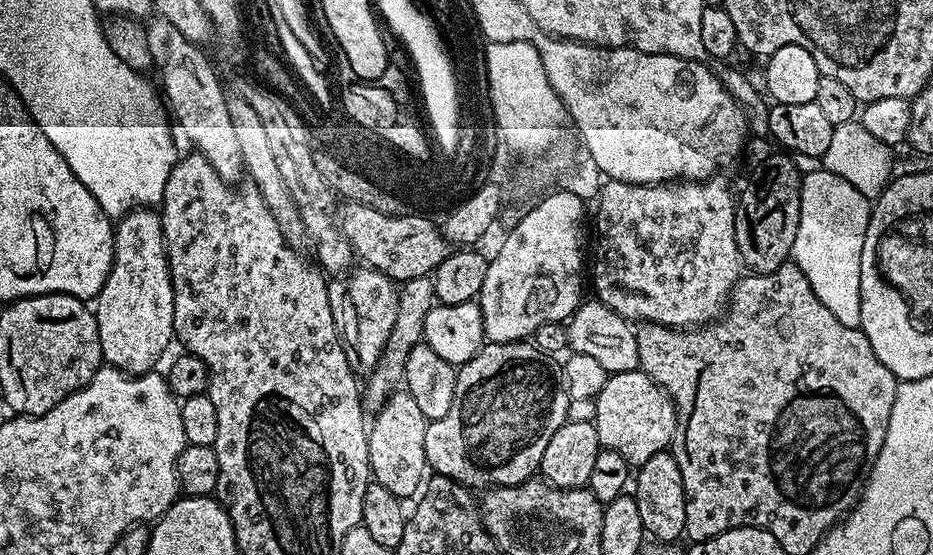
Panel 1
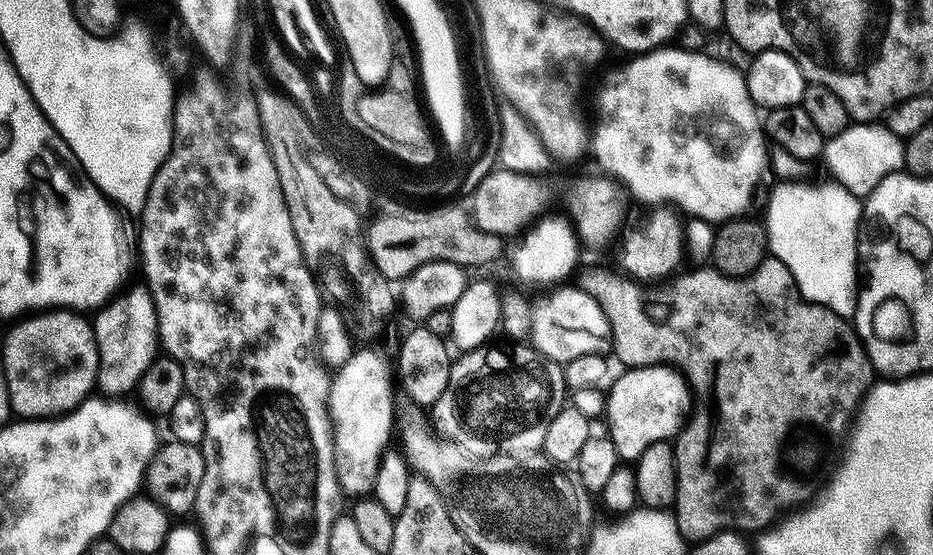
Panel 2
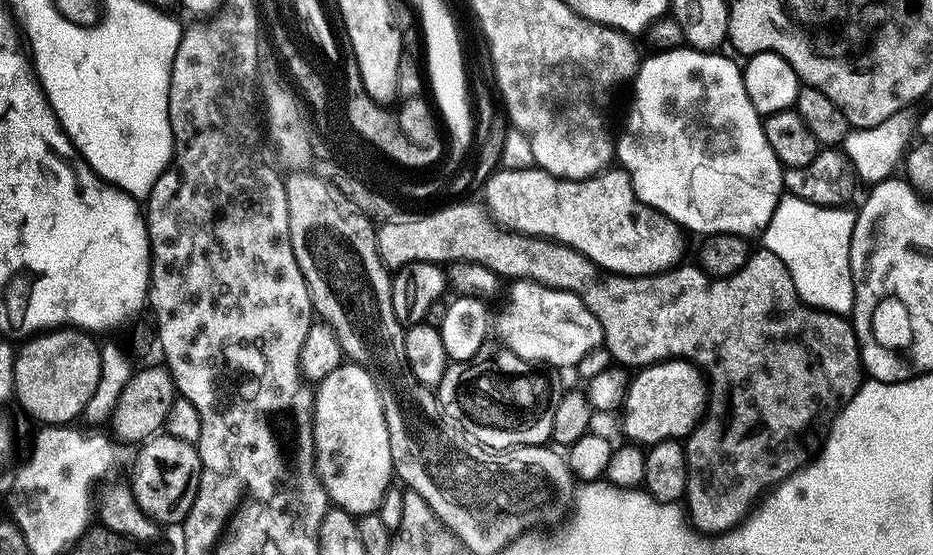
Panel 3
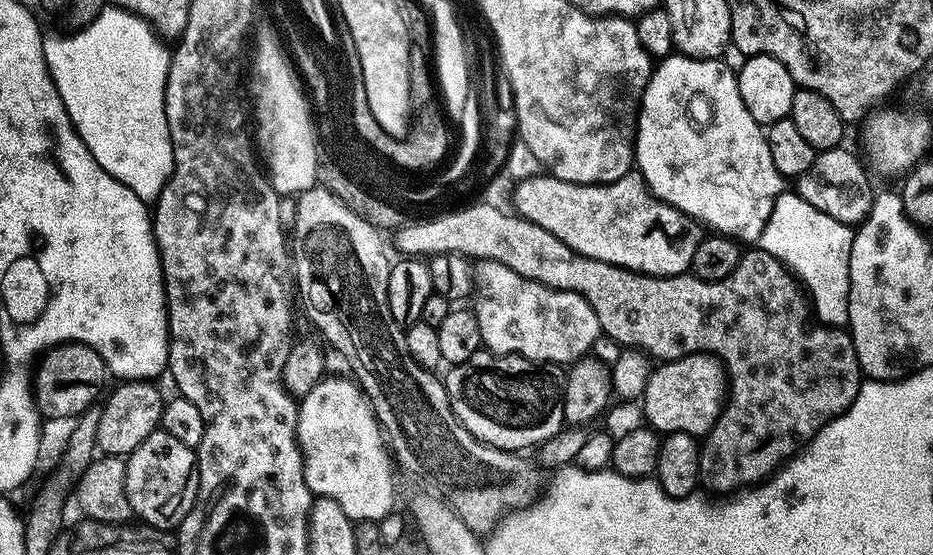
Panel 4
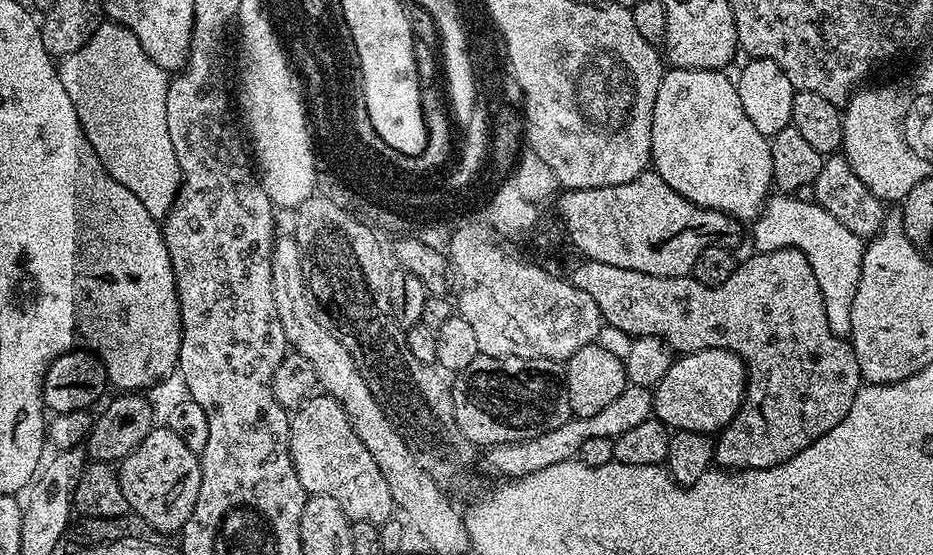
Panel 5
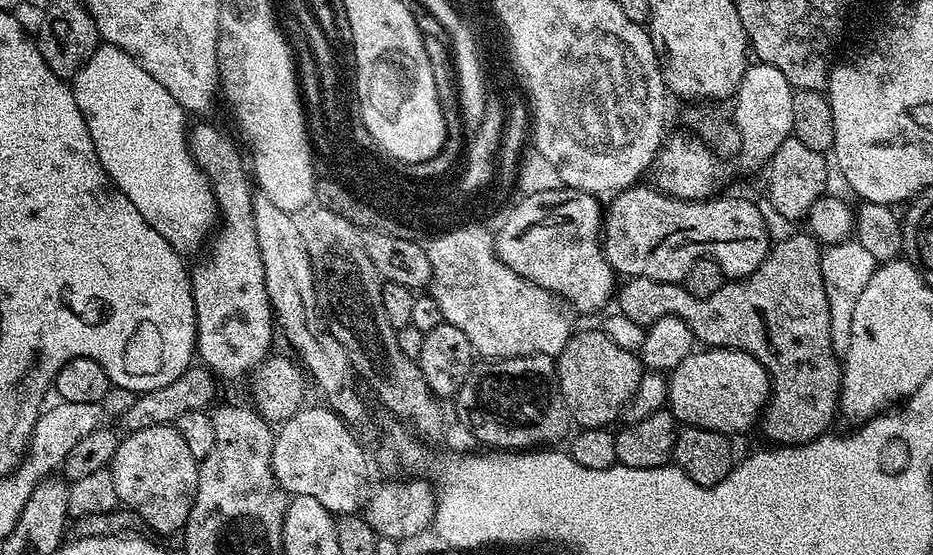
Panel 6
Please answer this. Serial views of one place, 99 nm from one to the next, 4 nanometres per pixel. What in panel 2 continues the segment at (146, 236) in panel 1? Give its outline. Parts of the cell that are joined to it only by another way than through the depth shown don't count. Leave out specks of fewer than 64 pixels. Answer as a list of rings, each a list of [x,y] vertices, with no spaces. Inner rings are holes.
[[[125,287],[123,291],[112,297],[95,313],[94,327],[96,345],[100,355],[100,365],[96,375],[96,383],[101,393],[112,398],[120,398],[139,385],[146,370],[156,360],[160,332],[156,306],[147,287]]]

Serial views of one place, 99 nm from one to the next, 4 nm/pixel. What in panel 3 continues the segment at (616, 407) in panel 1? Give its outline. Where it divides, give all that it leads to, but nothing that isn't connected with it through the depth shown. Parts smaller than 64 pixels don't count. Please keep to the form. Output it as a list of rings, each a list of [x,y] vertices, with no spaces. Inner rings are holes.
[[[666,360],[639,369],[624,393],[624,432],[629,441],[651,446],[663,440],[687,438],[704,419],[708,407],[706,377],[695,364],[686,360]]]

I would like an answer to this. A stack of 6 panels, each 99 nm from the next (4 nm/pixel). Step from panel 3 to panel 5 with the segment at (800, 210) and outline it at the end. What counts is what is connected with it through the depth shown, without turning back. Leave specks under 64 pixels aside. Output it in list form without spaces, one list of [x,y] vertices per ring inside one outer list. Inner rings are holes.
[[[772,194],[764,201],[760,215],[751,225],[752,236],[756,239],[755,251],[773,252],[775,248],[797,248],[806,254],[810,270],[814,270],[814,278],[818,278],[818,290],[822,290],[826,318],[834,330],[840,330],[840,327],[843,329],[850,322],[865,241],[846,230],[837,218],[811,199],[796,199],[800,198],[792,194]]]

